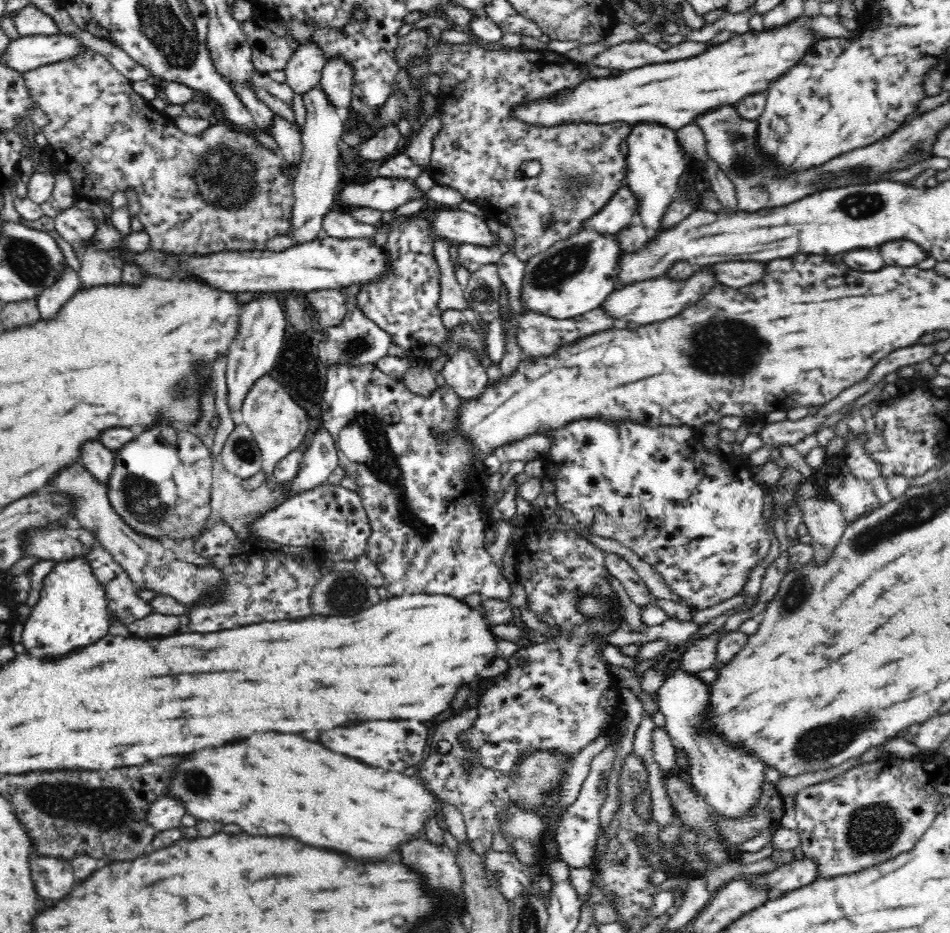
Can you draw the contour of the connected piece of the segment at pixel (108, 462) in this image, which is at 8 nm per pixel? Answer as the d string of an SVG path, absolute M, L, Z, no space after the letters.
M88 442L82 446L82 460L86 471L102 484L108 487L110 474L114 471L115 454L109 448L106 448L100 442Z

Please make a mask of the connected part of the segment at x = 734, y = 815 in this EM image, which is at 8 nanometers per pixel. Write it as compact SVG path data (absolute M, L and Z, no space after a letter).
M675 667L662 681L657 690L657 708L665 716L665 729L677 750L687 754L689 773L693 788L704 798L714 814L727 820L740 820L752 814L760 802L764 779L764 762L748 753L746 749L736 749L718 733L708 733L698 729L700 716L710 710L710 689L696 673L686 673Z

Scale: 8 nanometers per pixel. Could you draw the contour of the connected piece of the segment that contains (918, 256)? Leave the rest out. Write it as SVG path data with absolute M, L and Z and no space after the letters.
M898 239L883 242L879 246L879 251L882 253L885 266L916 266L924 260L928 254L916 243Z

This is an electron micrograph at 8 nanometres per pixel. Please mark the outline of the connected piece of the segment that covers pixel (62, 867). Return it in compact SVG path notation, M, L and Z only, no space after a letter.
M33 845L29 861L35 891L42 898L58 900L66 896L74 888L74 884L78 884L70 860L53 856L42 857L36 853Z

